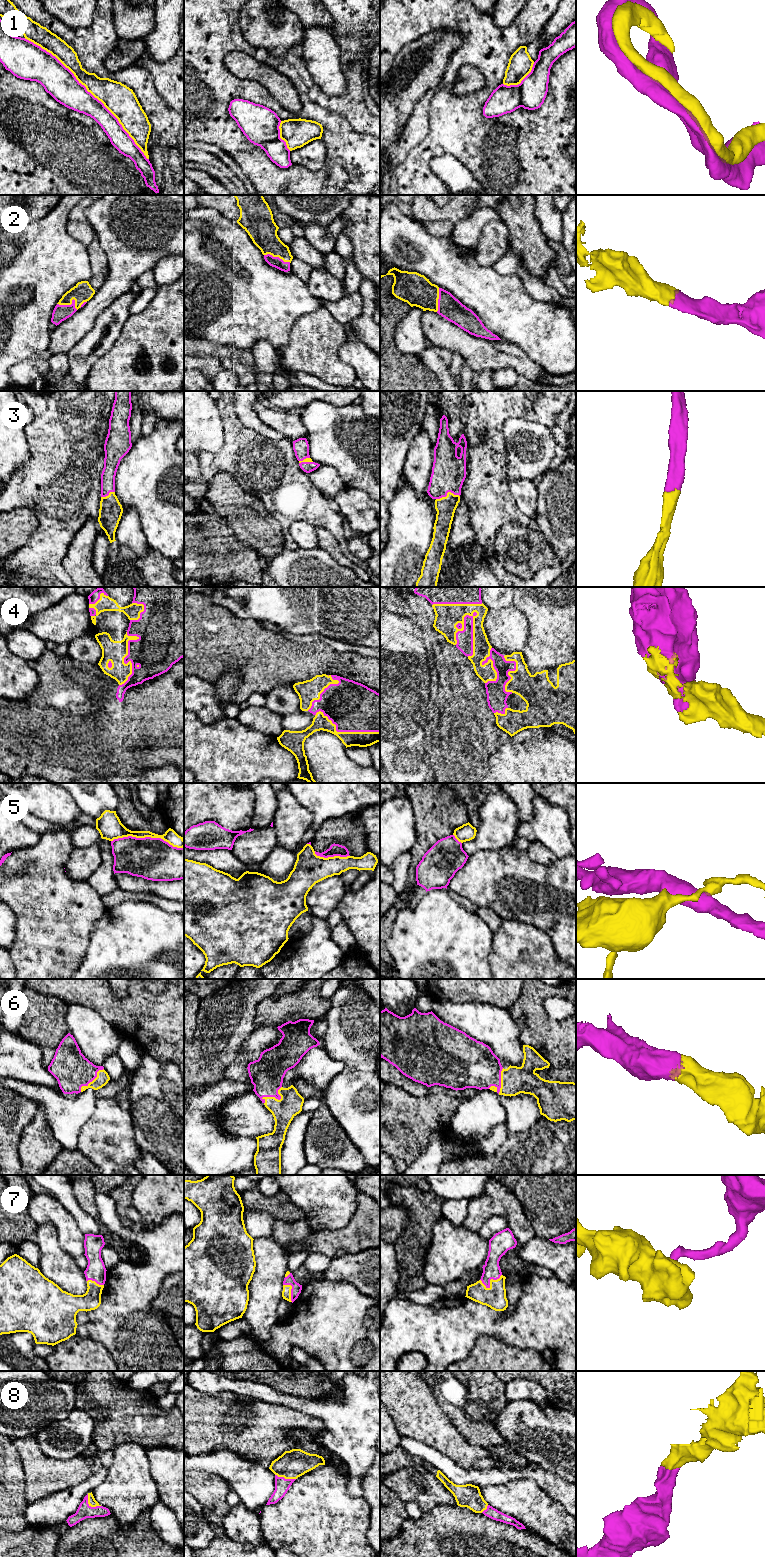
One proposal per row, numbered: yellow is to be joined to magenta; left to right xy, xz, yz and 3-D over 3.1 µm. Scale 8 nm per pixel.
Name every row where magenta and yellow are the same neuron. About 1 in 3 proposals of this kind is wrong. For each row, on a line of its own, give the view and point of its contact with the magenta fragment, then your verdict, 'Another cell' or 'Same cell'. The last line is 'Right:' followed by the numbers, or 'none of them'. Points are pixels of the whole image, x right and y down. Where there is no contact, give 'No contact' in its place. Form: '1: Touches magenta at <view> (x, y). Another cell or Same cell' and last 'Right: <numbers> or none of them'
1: Touches magenta at xy (89, 92). Another cell
2: Touches magenta at xy (72, 303). Same cell
3: Touches magenta at yz (447, 492). Same cell
4: Touches magenta at yz (472, 634). Same cell
5: Touches magenta at xy (147, 837). Another cell
6: Touches magenta at yz (500, 1081). Same cell
7: Touches magenta at yz (489, 1282). Same cell
8: Touches magenta at xy (90, 1506). Same cell
Right: 2, 3, 4, 6, 7, 8

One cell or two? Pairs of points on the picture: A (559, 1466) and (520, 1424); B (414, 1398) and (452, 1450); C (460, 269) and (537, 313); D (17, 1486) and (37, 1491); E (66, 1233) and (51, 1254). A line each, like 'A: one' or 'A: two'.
A: one
B: one
C: one
D: two
E: two

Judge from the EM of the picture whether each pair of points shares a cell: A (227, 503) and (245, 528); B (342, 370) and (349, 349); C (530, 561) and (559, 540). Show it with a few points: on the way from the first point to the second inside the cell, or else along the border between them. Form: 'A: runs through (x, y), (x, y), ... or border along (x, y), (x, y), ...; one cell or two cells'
A: runs through (233, 509), (245, 522); one cell
B: border along (345, 339), (339, 357), (358, 379); two cells
C: border along (536, 528), (560, 560); two cells

